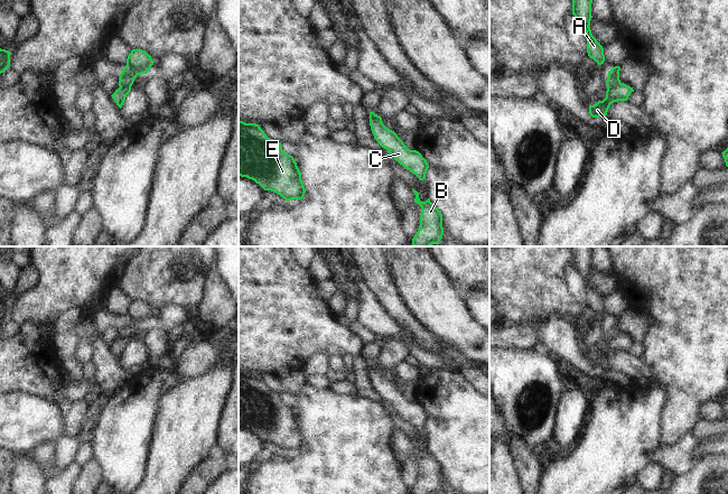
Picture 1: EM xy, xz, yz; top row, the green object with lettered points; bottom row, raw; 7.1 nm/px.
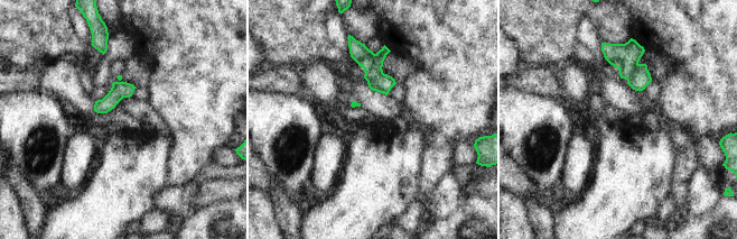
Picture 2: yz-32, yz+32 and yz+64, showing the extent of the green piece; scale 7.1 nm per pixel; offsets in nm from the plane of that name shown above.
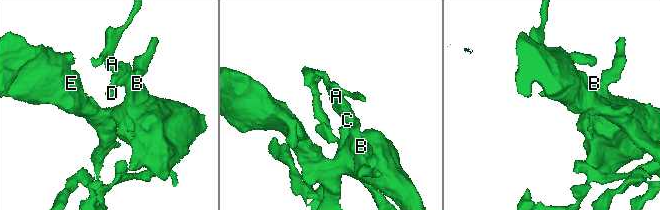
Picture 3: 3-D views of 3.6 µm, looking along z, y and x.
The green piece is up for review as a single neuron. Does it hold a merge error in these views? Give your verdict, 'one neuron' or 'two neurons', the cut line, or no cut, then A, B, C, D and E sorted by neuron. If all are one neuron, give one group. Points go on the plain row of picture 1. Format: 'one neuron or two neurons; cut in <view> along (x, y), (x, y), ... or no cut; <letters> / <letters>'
two neurons; cut in yz along (619, 333), (607, 338); A / B C D E

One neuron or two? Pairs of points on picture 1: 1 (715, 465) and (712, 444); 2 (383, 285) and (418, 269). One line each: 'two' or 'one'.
1: two
2: two

